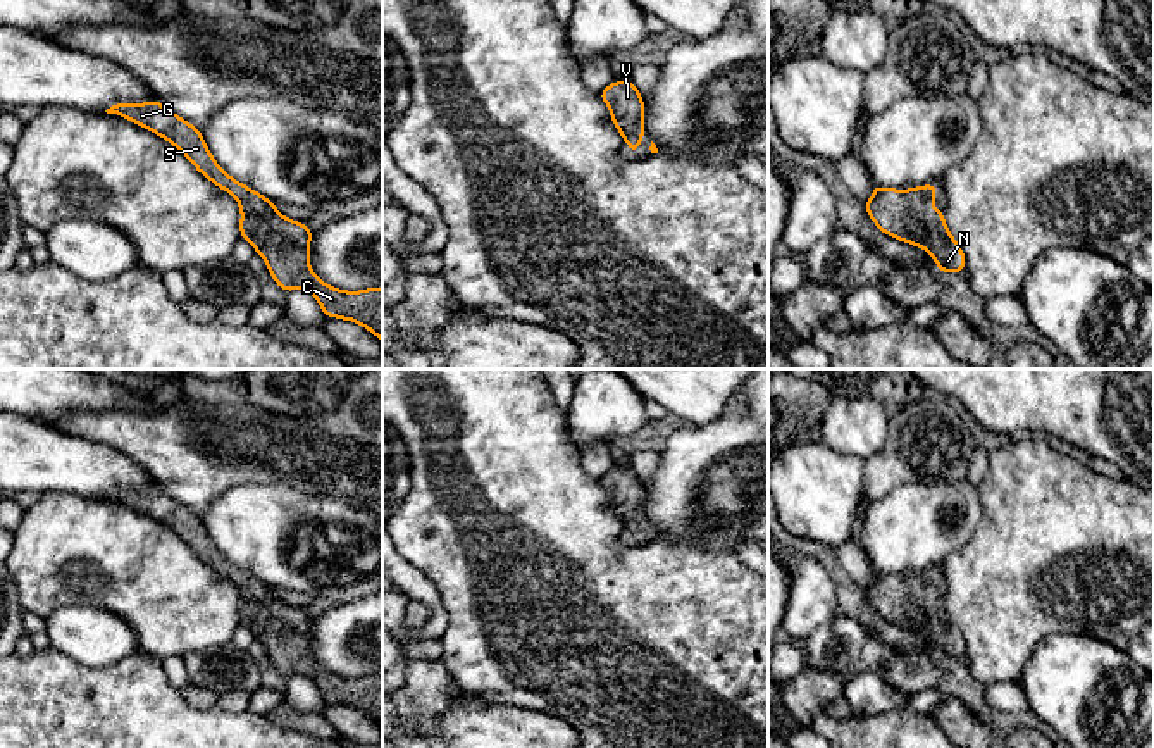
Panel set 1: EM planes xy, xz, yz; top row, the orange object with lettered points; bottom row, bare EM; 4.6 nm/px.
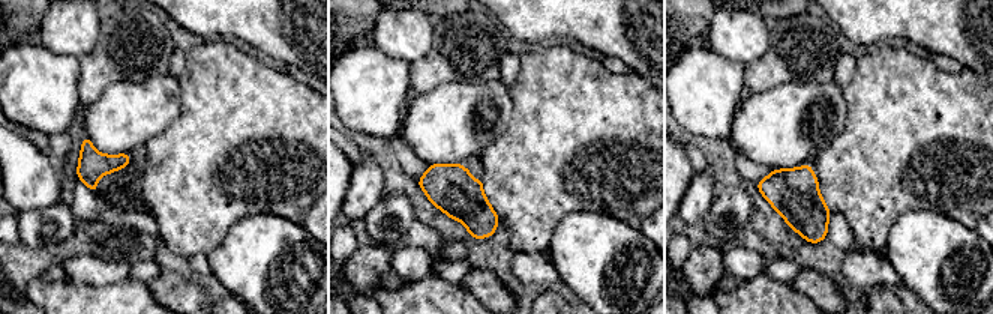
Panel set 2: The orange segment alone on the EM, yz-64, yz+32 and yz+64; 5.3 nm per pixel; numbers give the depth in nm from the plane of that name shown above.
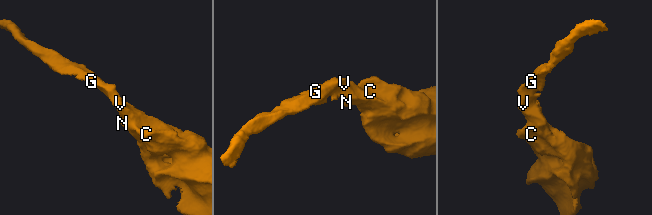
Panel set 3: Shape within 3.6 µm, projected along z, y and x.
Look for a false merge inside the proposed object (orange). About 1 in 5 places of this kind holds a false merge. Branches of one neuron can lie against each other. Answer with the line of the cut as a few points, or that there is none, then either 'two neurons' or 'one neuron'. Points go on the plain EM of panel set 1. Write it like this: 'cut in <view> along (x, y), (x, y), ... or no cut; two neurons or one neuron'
no cut; one neuron

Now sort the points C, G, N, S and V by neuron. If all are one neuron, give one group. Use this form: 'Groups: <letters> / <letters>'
Groups: C G N S V

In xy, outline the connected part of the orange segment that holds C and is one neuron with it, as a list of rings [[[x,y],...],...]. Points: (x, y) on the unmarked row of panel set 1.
[[[158,486],[115,489],[105,496],[153,517],[167,526],[239,591],[239,619],[264,643],[276,670],[284,677],[307,676],[326,703],[353,707],[382,727],[382,674],[344,677],[322,669],[310,655],[310,617],[303,608],[284,603],[276,589],[233,565],[212,543],[198,514],[176,502]]]

